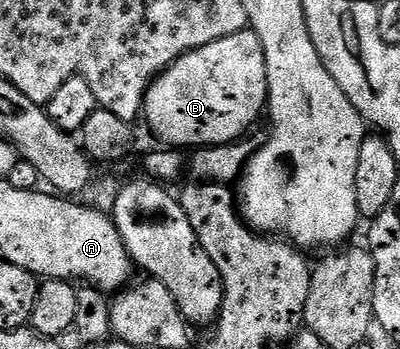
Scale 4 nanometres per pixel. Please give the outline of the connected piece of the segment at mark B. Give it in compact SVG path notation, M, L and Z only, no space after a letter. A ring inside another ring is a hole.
M246 29L235 33L231 37L223 37L219 41L211 41L211 45L203 45L194 51L188 51L185 55L180 55L171 66L166 67L152 83L149 84L149 91L145 94L145 106L143 108L143 119L149 122L149 127L153 130L155 138L169 149L200 149L203 147L222 147L225 143L236 143L238 139L248 136L253 127L253 122L260 115L264 116L267 111L269 101L269 82L267 81L267 61L265 60L265 50L259 41L259 37L251 29Z

